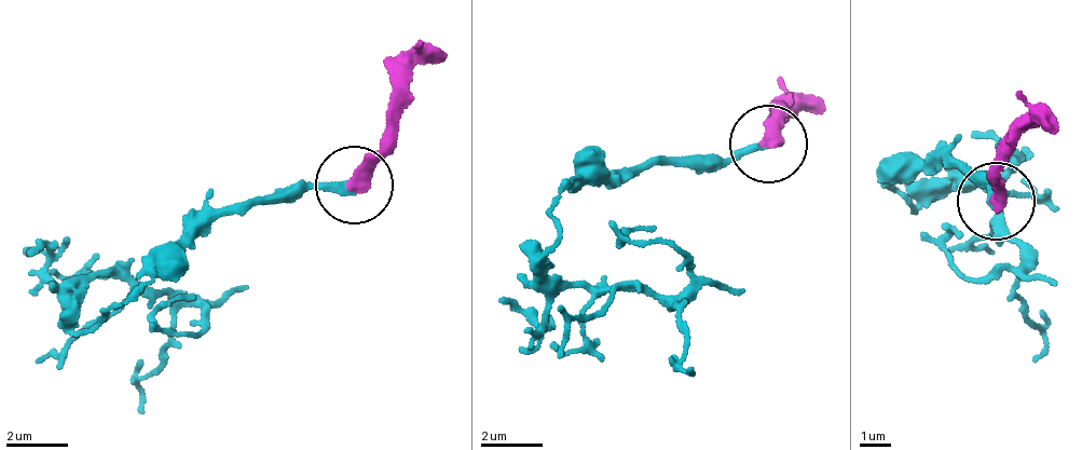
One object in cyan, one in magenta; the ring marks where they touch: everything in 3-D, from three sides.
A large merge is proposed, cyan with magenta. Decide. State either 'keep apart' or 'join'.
keep apart

